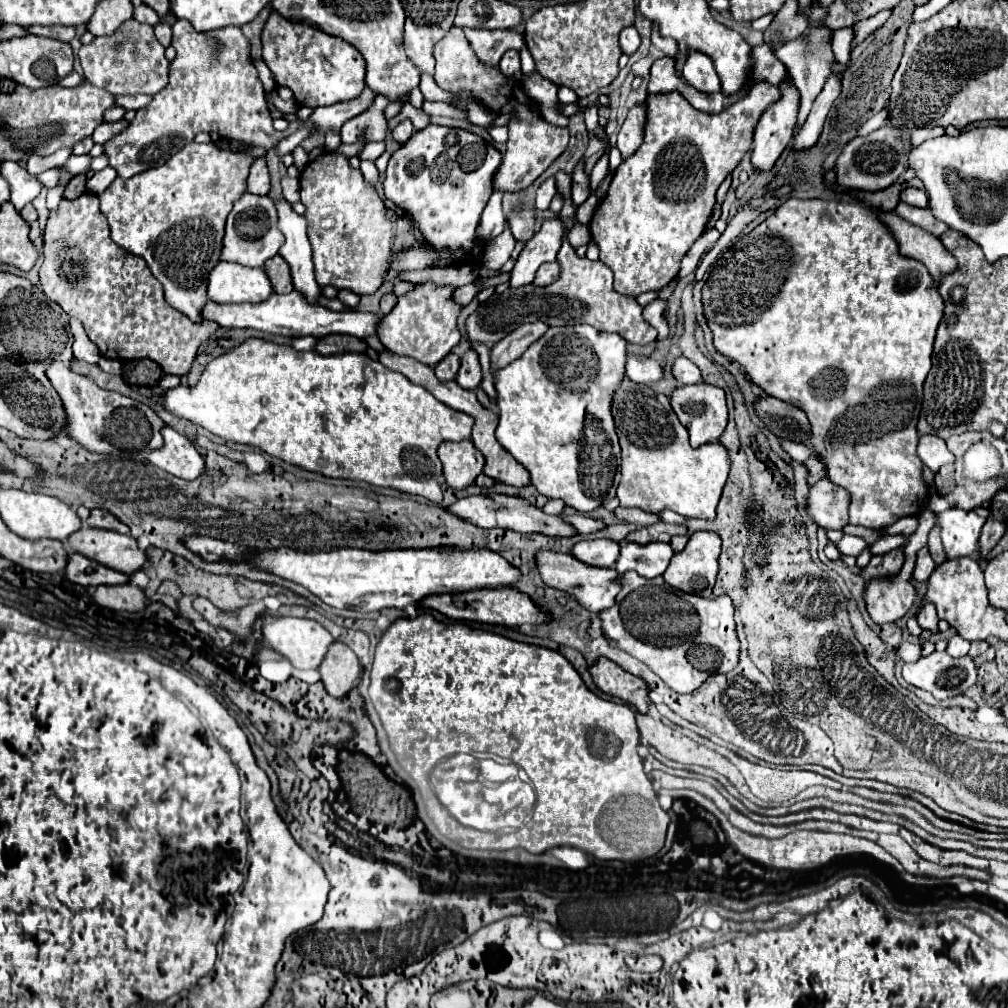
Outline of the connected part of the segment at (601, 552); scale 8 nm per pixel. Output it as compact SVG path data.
M602 538L602 540L592 540L592 542L578 542L570 554L588 566L614 568L620 554L620 546L612 540Z

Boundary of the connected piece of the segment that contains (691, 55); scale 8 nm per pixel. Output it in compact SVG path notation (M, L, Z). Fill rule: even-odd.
M698 50L688 52L688 58L682 68L682 76L700 92L706 92L706 94L720 92L720 78L714 70L712 60Z

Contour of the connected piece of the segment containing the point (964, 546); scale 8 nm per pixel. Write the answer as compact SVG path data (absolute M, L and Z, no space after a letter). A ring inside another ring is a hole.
M948 508L938 514L938 526L946 556L952 560L972 556L978 550L978 538L984 526L984 518L962 508Z

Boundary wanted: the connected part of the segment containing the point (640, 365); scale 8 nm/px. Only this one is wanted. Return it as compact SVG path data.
M628 354L628 360L626 360L626 376L632 382L650 386L650 384L656 384L662 378L662 366L656 360L648 358L648 356Z

